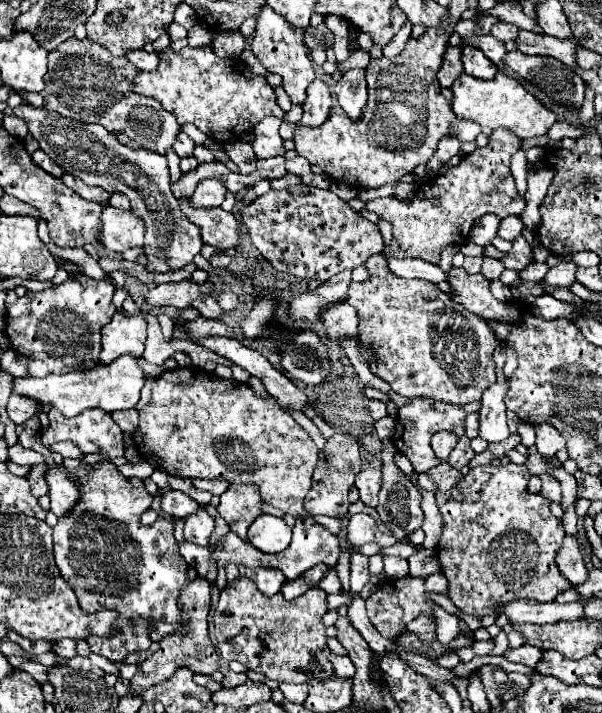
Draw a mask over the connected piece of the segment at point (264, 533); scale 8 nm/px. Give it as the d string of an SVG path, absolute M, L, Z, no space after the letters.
M270 514L258 516L248 528L250 544L266 554L286 550L290 538L292 538L292 530L286 526L286 522Z

